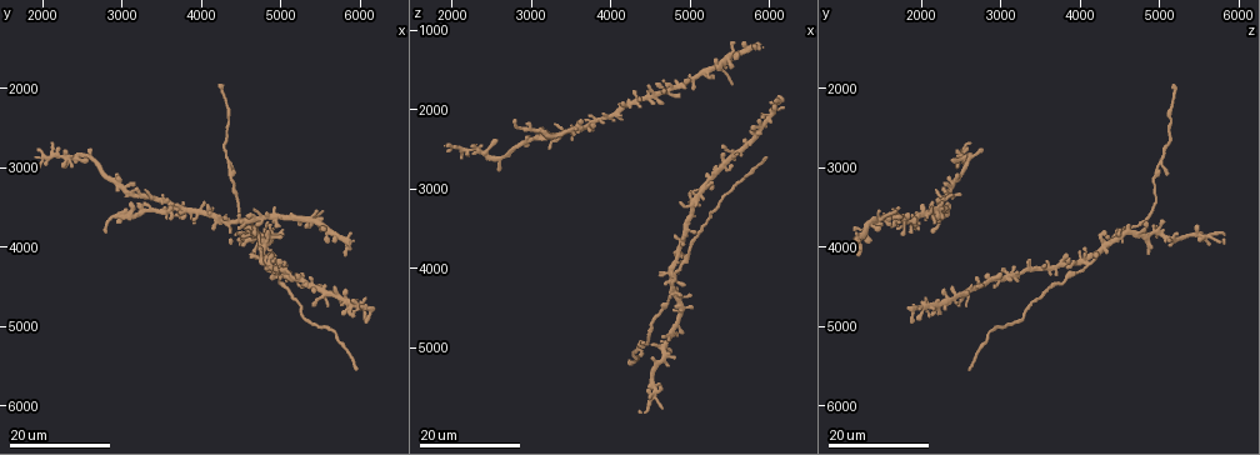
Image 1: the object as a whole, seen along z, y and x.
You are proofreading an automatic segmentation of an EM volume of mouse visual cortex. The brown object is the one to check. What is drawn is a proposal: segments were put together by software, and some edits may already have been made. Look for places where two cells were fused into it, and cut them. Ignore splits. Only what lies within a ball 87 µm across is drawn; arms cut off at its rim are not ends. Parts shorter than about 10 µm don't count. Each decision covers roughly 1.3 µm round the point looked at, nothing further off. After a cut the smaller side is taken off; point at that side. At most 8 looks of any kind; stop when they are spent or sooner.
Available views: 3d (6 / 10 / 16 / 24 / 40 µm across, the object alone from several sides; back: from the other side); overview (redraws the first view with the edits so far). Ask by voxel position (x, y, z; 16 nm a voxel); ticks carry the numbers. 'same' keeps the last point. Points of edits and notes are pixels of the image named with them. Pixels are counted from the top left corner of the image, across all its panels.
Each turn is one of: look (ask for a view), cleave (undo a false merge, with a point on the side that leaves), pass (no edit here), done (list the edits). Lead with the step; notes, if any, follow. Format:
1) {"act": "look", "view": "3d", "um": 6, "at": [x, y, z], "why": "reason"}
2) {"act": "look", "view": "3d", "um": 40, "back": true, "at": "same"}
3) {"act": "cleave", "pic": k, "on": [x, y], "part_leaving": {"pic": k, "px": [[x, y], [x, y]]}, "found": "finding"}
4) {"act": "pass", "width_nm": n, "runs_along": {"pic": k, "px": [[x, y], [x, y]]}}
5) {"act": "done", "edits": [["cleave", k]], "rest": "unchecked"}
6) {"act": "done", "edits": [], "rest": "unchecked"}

{"act": "look", "view": "3d", "um": 16, "at": [2250, 2900, 2550], "why": "three arms meet"}

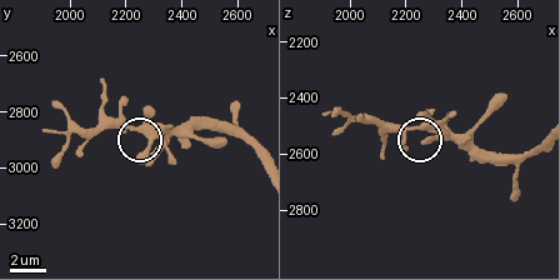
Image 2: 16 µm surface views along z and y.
{"act": "look", "view": "3d", "um": 10, "at": [2220, 2860, 2500]}

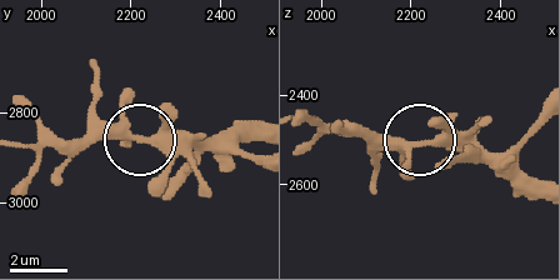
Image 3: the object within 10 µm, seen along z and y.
{"act": "pass", "arms": 3, "runs_along": {"pic": 3, "px": [[254, 136], [89, 136], [41, 144]]}, "found": "all the same cell"}

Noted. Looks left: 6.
{"act": "look", "view": "3d", "um": 16, "at": [4800, 4000, 4300]}

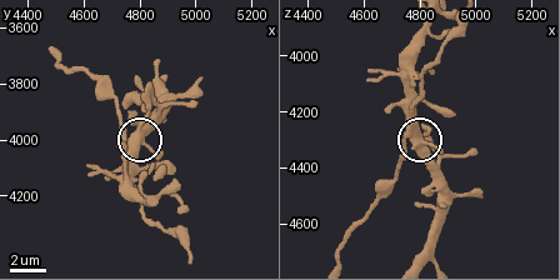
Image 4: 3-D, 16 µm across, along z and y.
{"act": "look", "view": "3d", "um": 10, "at": [4800, 4000, 4310]}

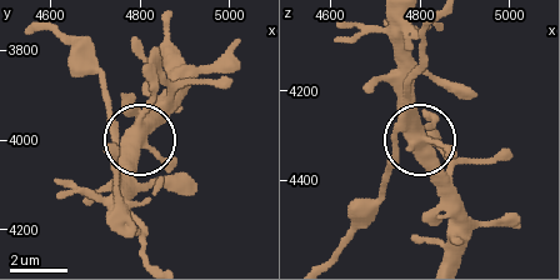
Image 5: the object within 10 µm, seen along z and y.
{"act": "pass", "width_nm": 400, "runs_along": {"pic": 5, "px": [[130, 214], [135, 143], [171, 101]]}, "found": "all the same cell"}

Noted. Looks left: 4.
{"act": "look", "view": "3d", "um": 24, "at": [4800, 4250, 4100]}

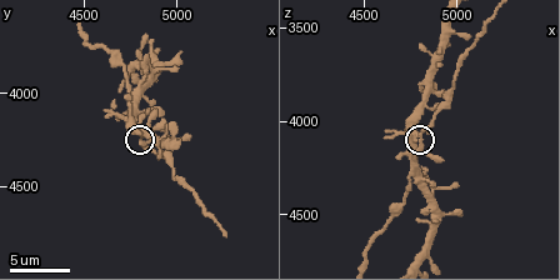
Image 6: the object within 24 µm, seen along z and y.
{"act": "look", "view": "3d", "um": 6, "at": "same"}

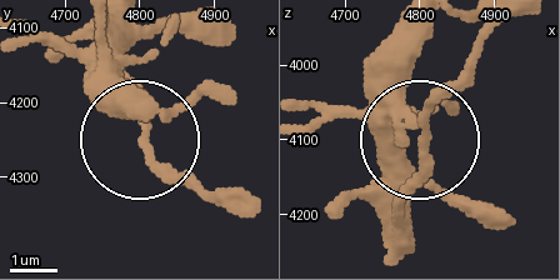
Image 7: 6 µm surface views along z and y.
{"act": "pass", "arms": 3, "found": "one cell here"}

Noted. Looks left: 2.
{"act": "look", "view": "3d", "um": 24, "at": [4350, 3150, 4950], "why": "thick turns thin"}

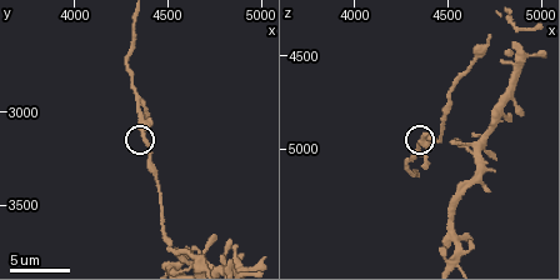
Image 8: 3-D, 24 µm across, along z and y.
{"act": "look", "view": "3d", "um": 10, "at": [4400, 3160, 4920]}

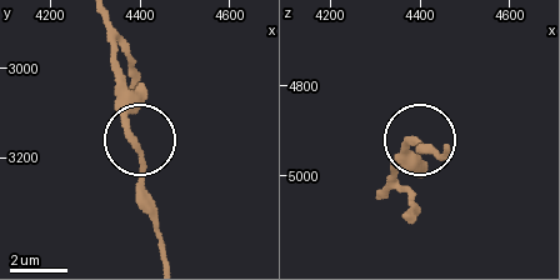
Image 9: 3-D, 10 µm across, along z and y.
{"act": "pass", "runs_along": {"pic": 9, "px": [[159, 254], [159, 218], [124, 110], [124, 69]]}, "found": "one cell here"}

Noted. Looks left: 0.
{"act": "done", "edits": [], "rest": "unchecked"}

